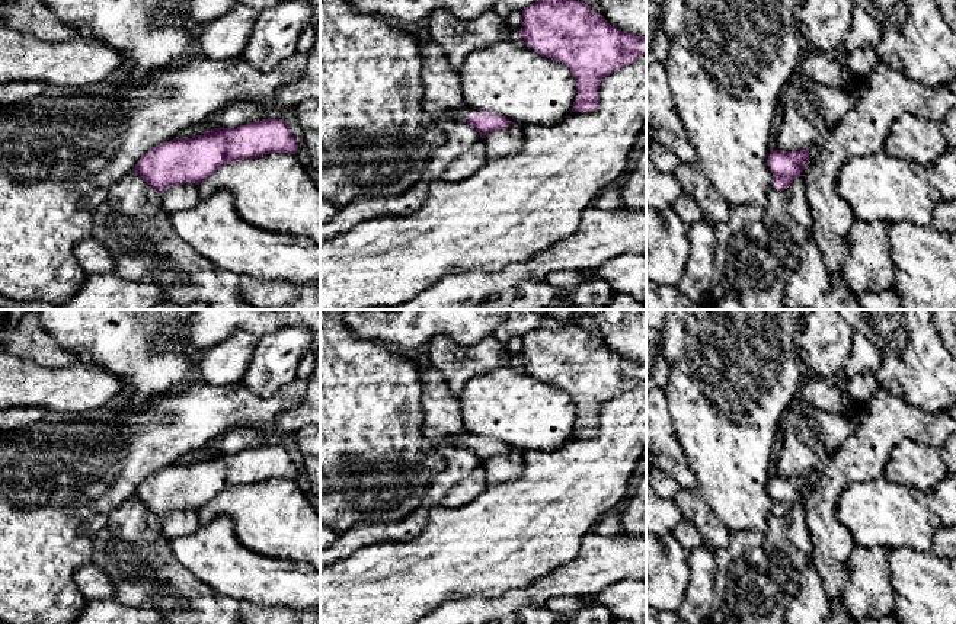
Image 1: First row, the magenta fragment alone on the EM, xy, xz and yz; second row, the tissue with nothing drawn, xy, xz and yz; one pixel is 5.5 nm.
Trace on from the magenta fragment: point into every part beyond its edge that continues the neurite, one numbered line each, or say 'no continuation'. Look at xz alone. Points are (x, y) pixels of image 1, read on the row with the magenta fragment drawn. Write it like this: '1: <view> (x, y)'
1: xz (441, 98)

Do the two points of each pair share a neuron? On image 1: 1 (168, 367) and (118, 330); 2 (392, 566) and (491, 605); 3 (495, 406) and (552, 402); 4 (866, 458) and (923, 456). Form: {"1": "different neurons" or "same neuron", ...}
{"1": "same neuron", "2": "different neurons", "3": "same neuron", "4": "different neurons"}

